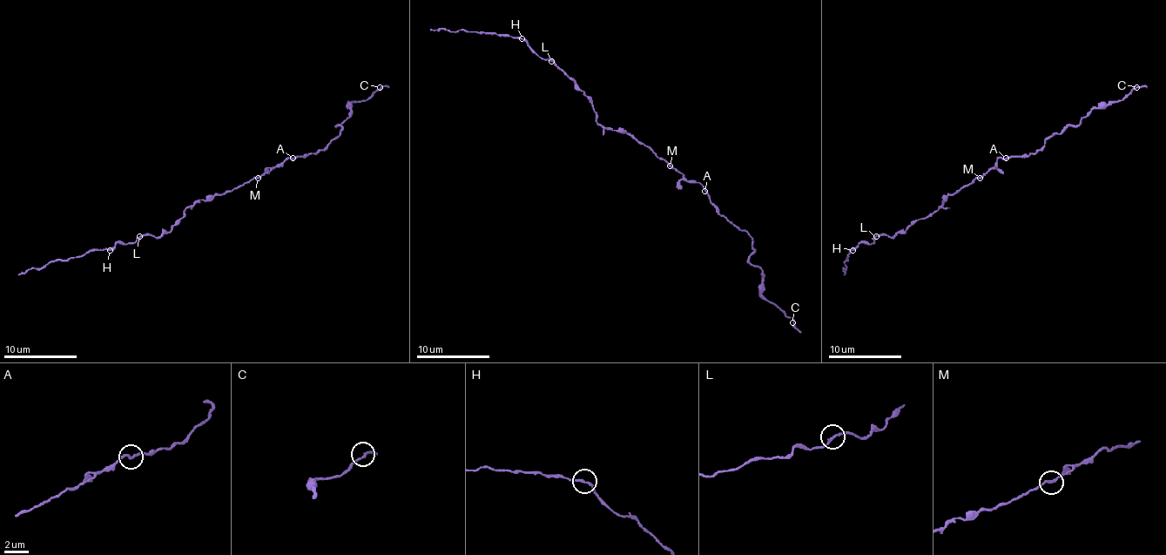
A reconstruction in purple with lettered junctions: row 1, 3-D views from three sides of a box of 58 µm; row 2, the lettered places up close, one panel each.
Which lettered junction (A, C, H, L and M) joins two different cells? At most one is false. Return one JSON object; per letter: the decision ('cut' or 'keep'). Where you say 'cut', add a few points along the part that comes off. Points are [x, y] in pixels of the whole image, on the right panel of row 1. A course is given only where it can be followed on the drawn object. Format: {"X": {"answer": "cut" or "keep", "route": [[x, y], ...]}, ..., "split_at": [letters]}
{"A": {"answer": "keep"}, "C": {"answer": "keep"}, "H": {"answer": "keep"}, "L": {"answer": "keep"}, "M": {"answer": "keep"}, "split_at": []}

